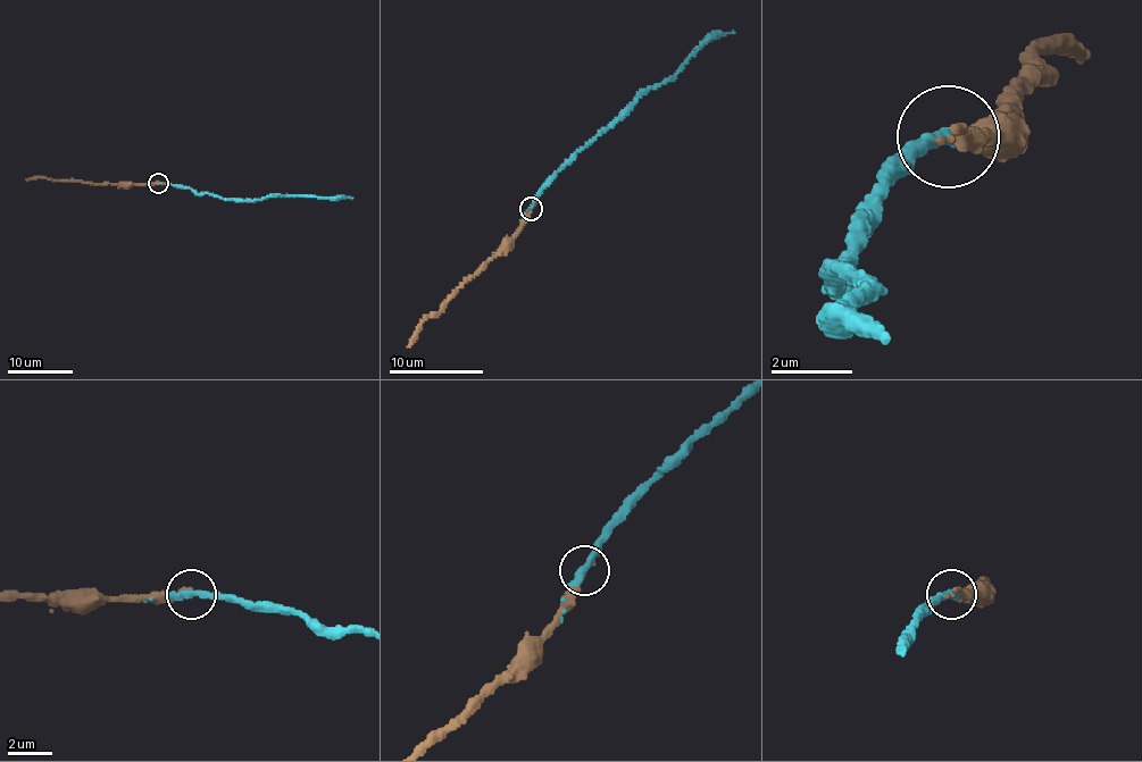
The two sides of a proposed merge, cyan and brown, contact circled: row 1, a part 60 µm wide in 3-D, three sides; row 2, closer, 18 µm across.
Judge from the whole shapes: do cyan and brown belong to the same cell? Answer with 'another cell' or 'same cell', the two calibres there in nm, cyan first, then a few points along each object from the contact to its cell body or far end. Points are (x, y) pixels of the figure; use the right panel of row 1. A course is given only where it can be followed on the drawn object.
same cell | 480/170 nm | cyan via (947, 134), (894, 158), (847, 262), (857, 287), (836, 286), (844, 273), (881, 282), (836, 311), (892, 336) | brown via (956, 134), (1000, 122), (999, 107), (1043, 77), (1043, 50), (1078, 49)

